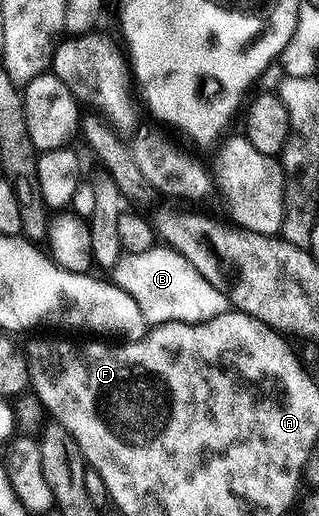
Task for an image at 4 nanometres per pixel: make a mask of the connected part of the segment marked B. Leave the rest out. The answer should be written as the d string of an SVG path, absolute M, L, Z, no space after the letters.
M155 246L151 250L143 250L143 254L124 253L119 272L122 272L119 277L122 290L135 298L139 310L143 310L146 325L156 326L172 320L198 324L230 311L231 305L225 294L207 282L191 262L168 246Z

